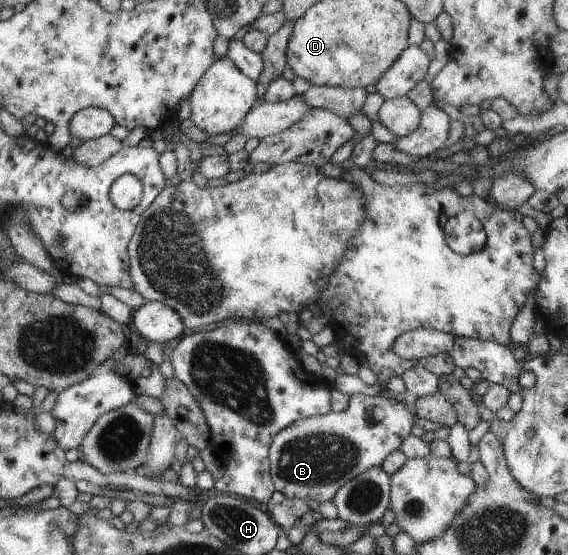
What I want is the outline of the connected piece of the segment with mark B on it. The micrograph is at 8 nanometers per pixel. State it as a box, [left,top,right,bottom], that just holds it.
[267,393,414,503]

